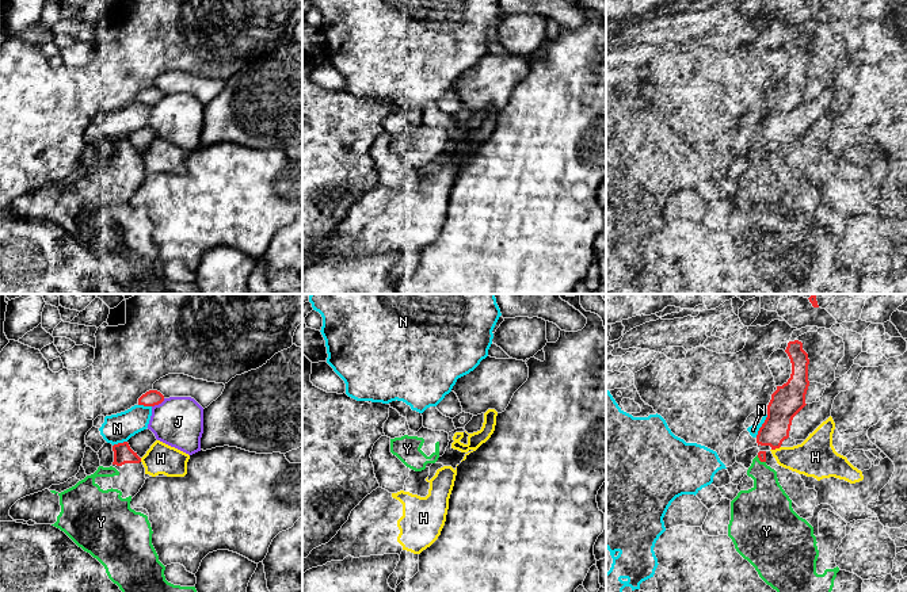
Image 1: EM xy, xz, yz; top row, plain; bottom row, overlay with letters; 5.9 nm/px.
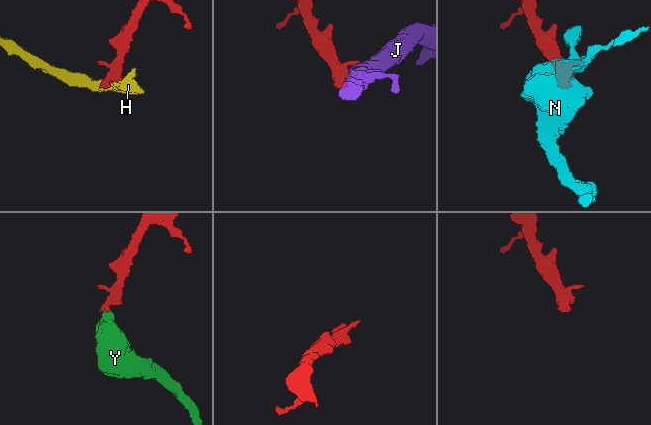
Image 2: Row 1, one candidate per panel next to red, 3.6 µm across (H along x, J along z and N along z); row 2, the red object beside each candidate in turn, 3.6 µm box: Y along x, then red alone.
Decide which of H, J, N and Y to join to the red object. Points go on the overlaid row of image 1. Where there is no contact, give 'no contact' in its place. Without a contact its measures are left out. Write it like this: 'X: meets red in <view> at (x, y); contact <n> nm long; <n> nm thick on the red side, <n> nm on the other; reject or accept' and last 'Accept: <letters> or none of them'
H: meets red in yz at (776, 447); contact 60 nm long; 170 nm thick on the red side, 240 nm on the other; reject
J: meets red in xy at (157, 404); contact 90 nm long; 90 nm thick on the red side, 300 nm on the other; reject
N: meets red in yz at (762, 426); contact 150 nm long; 190 nm thick on the red side, 60 nm on the other; reject
Y: meets red in yz at (761, 461); contact 70 nm long; 50 nm thick on the red side, 240 nm on the other; accept
Accept: Y

